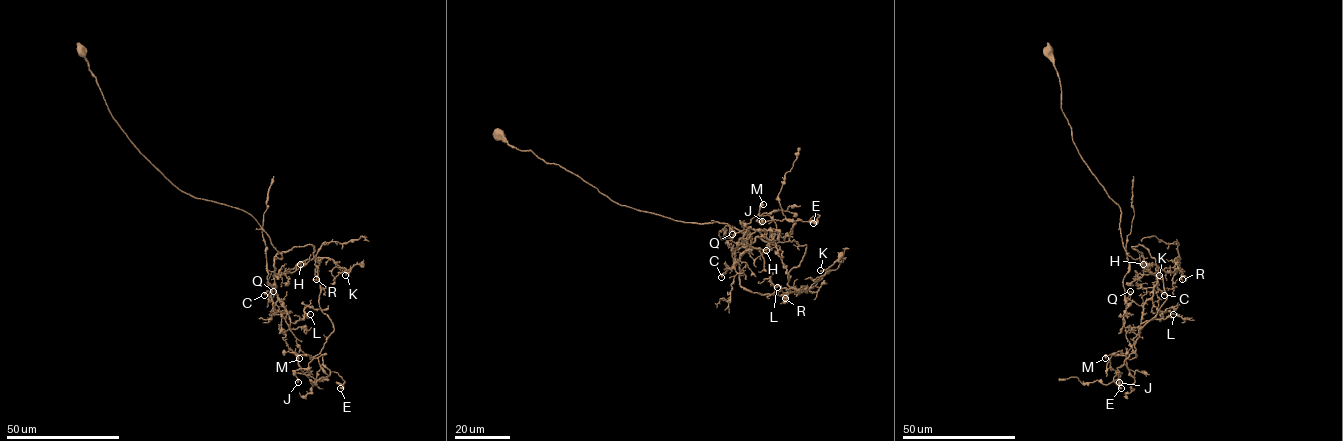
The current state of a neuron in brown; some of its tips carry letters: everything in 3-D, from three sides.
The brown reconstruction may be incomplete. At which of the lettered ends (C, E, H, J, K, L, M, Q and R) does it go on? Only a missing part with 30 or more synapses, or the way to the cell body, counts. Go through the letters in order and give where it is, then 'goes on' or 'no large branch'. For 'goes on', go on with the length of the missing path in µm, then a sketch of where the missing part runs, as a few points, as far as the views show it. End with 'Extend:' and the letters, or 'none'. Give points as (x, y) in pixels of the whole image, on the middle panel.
C: (721, 277) | goes on | 20 µm | (721, 277), (718, 287), (723, 301), (716, 295)
E: (813, 223) | no large branch
H: (766, 250) | no large branch
J: (762, 221) | no large branch
K: (820, 270) | no large branch
L: (777, 287) | no large branch
M: (763, 204) | no large branch
Q: (732, 234) | no large branch
R: (785, 298) | no large branch
Extend: C

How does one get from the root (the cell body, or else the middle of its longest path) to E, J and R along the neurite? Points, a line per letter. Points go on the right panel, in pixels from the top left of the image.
E: (1048, 50), (1123, 248), (1147, 250), (1167, 296), (1121, 388)
J: (1048, 50), (1073, 142), (1120, 207), (1123, 248), (1134, 259), (1132, 247), (1147, 250), (1167, 296), (1119, 382)
R: (1048, 50), (1073, 142), (1120, 207), (1126, 253), (1142, 256), (1153, 274), (1175, 273), (1179, 258), (1182, 279)

